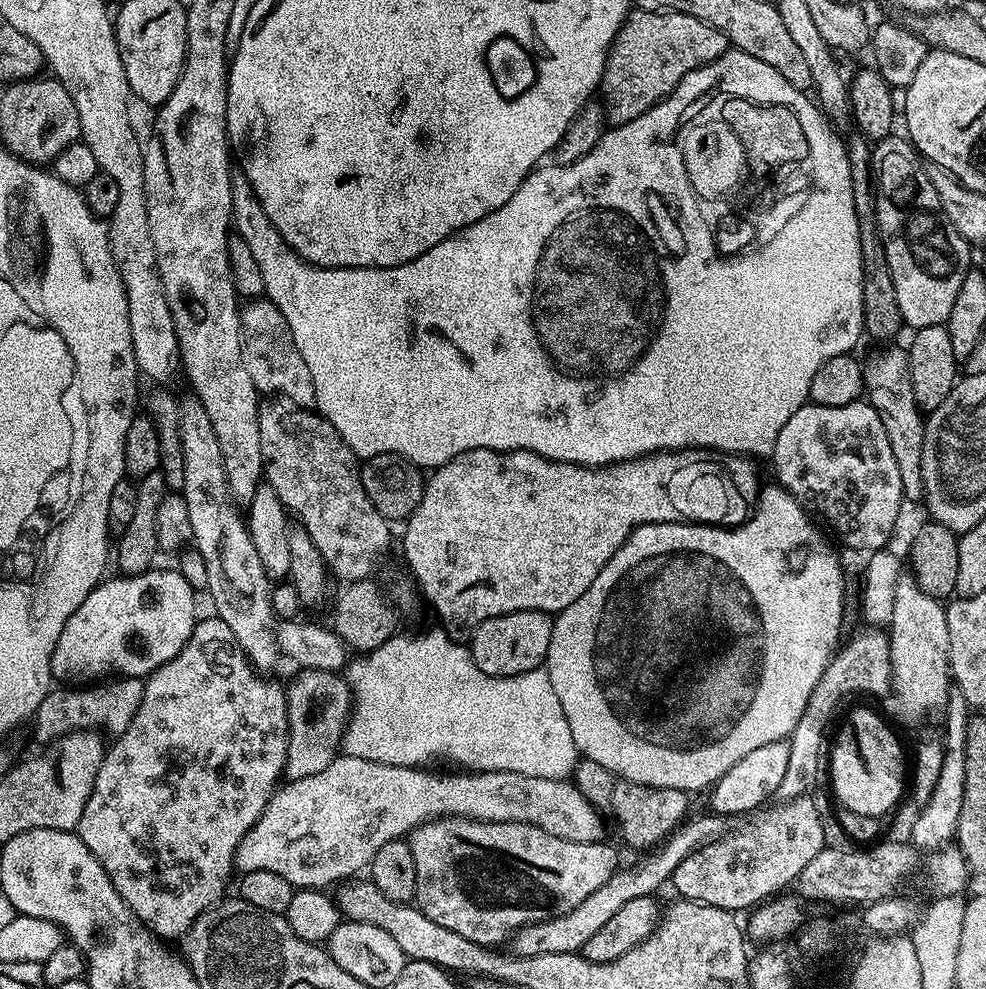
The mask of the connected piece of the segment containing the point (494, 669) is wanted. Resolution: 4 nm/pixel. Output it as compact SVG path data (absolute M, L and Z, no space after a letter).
M511 612L475 625L470 643L472 660L491 676L517 676L540 668L548 659L553 617L547 612Z

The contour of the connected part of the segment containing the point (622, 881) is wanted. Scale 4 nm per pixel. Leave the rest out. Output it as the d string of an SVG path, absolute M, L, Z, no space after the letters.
M702 814L702 822L694 824L668 852L662 843L660 846L664 852L660 852L660 856L653 856L648 852L652 860L648 859L648 864L644 864L641 860L623 867L624 876L617 871L615 875L610 877L603 887L590 894L589 898L583 900L574 910L570 910L564 916L555 916L549 920L540 921L536 924L519 929L511 937L512 948L517 957L537 956L538 954L566 954L567 952L579 953L585 946L589 938L594 935L599 927L606 924L607 919L612 918L626 904L633 901L634 898L653 895L654 890L658 889L663 883L666 884L679 866L682 860L701 844L707 843L711 839L715 839L722 831L721 819L714 814Z

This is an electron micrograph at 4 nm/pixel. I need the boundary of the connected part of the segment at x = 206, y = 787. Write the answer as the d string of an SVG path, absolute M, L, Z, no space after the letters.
M217 618L197 619L194 630L180 653L144 680L142 700L132 721L124 732L113 739L116 741L110 744L104 753L104 760L100 764L92 793L86 802L86 810L82 810L78 835L82 842L86 842L86 850L90 850L94 858L98 858L102 870L106 870L114 890L118 890L120 897L127 902L133 917L141 925L151 929L157 937L183 937L193 921L225 895L224 875L228 872L228 855L231 852L233 855L237 851L240 837L260 817L277 785L276 775L281 775L286 755L286 692L281 685L279 688L278 685L263 680L259 675L261 673L246 657L245 651L235 638L234 631L230 630L226 622Z

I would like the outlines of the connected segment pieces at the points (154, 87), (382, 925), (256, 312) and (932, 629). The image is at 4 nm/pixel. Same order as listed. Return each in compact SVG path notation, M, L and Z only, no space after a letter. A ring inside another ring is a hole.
M187 11L176 12L176 24L168 24L168 20L122 20L116 16L114 31L131 95L153 106L163 104L175 90L184 70L188 43ZM168 32L172 32L172 36L168 36Z
M349 878L335 889L334 904L339 909L344 920L354 922L366 922L370 926L378 926L378 930L386 930L398 946L402 946L405 957L408 960L429 960L432 964L438 964L445 969L452 970L456 959L461 959L462 952L452 943L457 943L458 937L446 926L438 926L438 922L430 922L426 914L416 906L401 906L390 902L378 886L374 886L368 878Z
M252 298L245 304L248 305L240 308L240 334L242 337L240 353L244 359L246 374L250 374L253 384L261 393L281 394L293 404L298 404L302 408L312 408L316 403L316 395L310 378L310 369L306 367L302 354L298 354L298 346L294 346L294 334L290 334L290 326L286 322L286 318L282 318L278 306L274 306L272 301L267 298Z
M911 577L896 582L894 614L886 632L892 659L891 695L896 695L896 712L912 724L932 720L948 706L949 675L940 666L948 650L948 614L945 605L924 593Z

